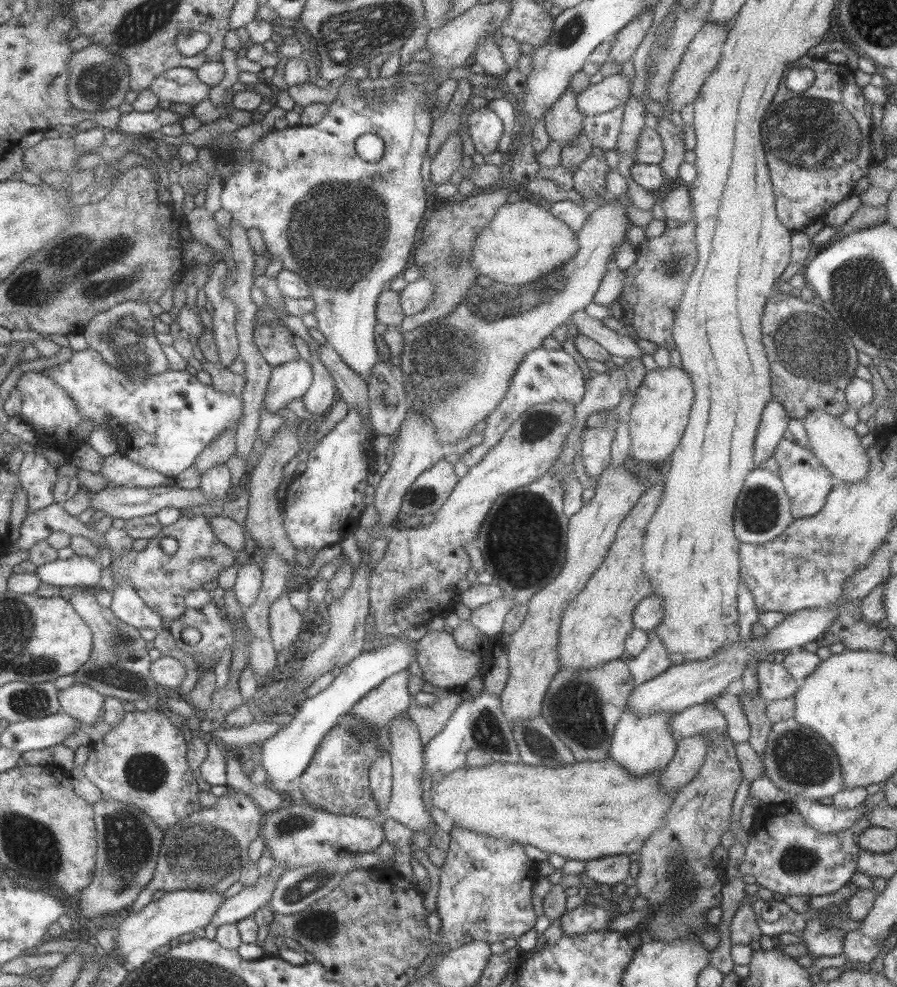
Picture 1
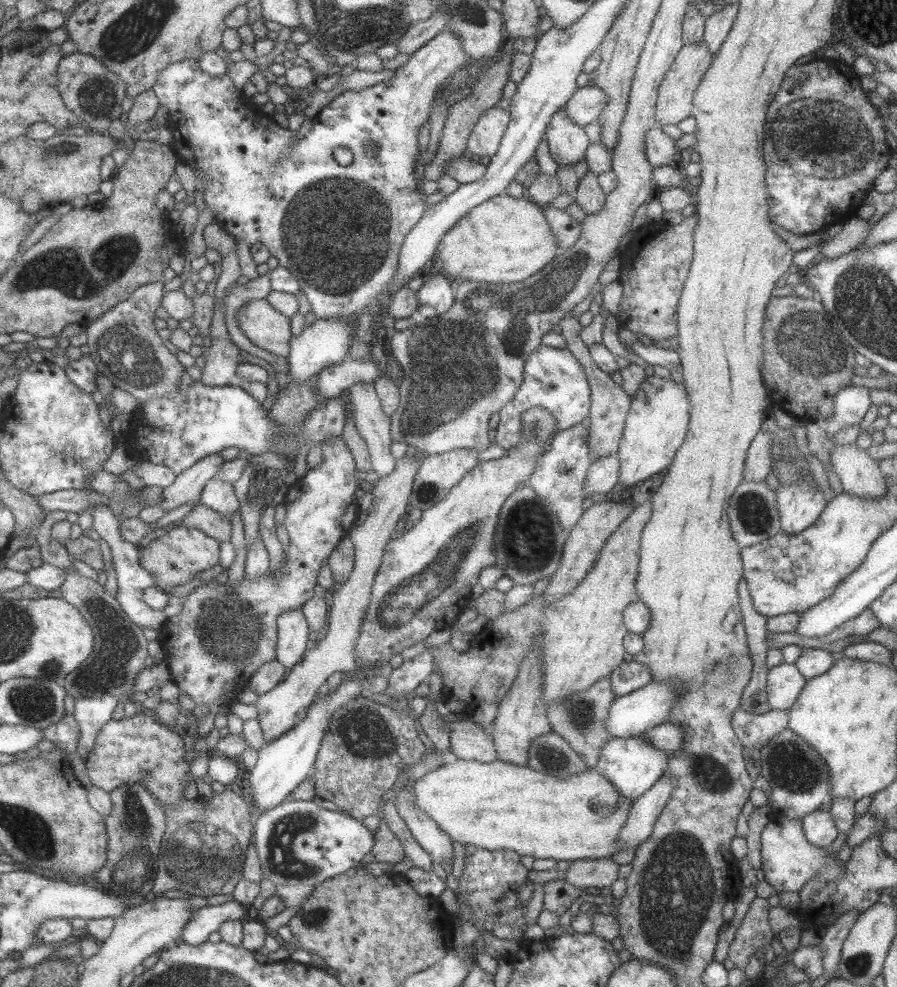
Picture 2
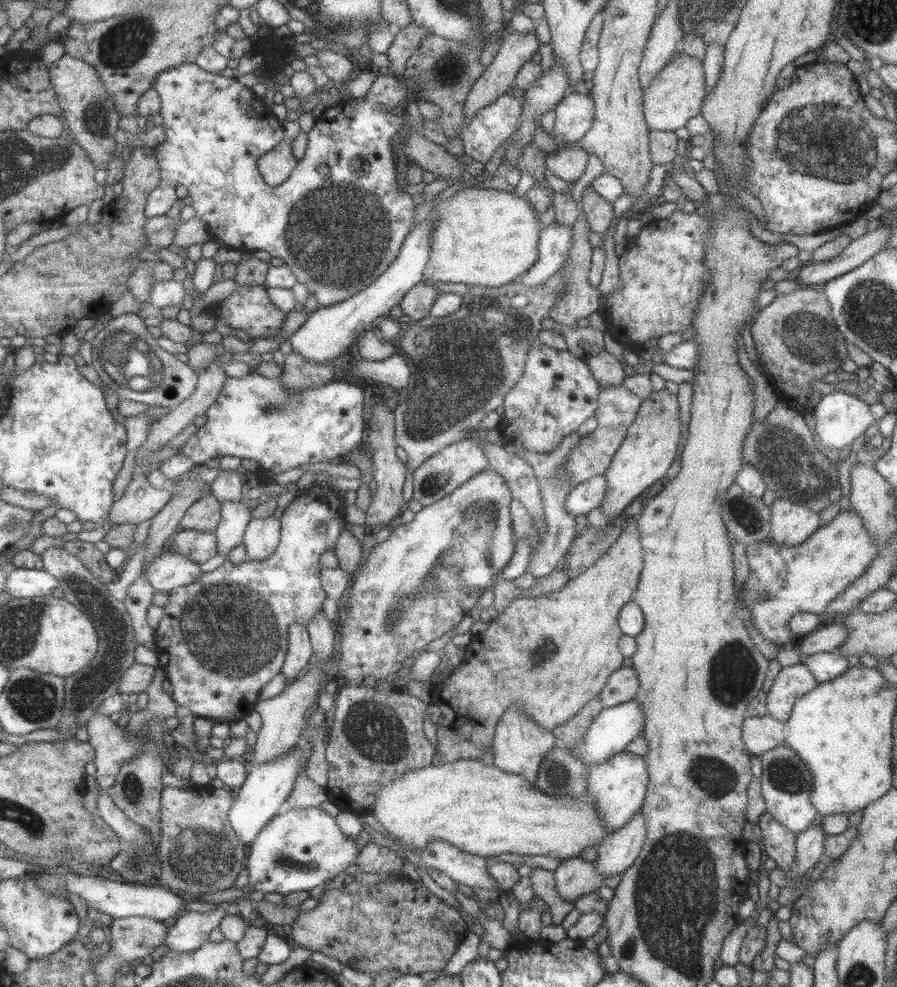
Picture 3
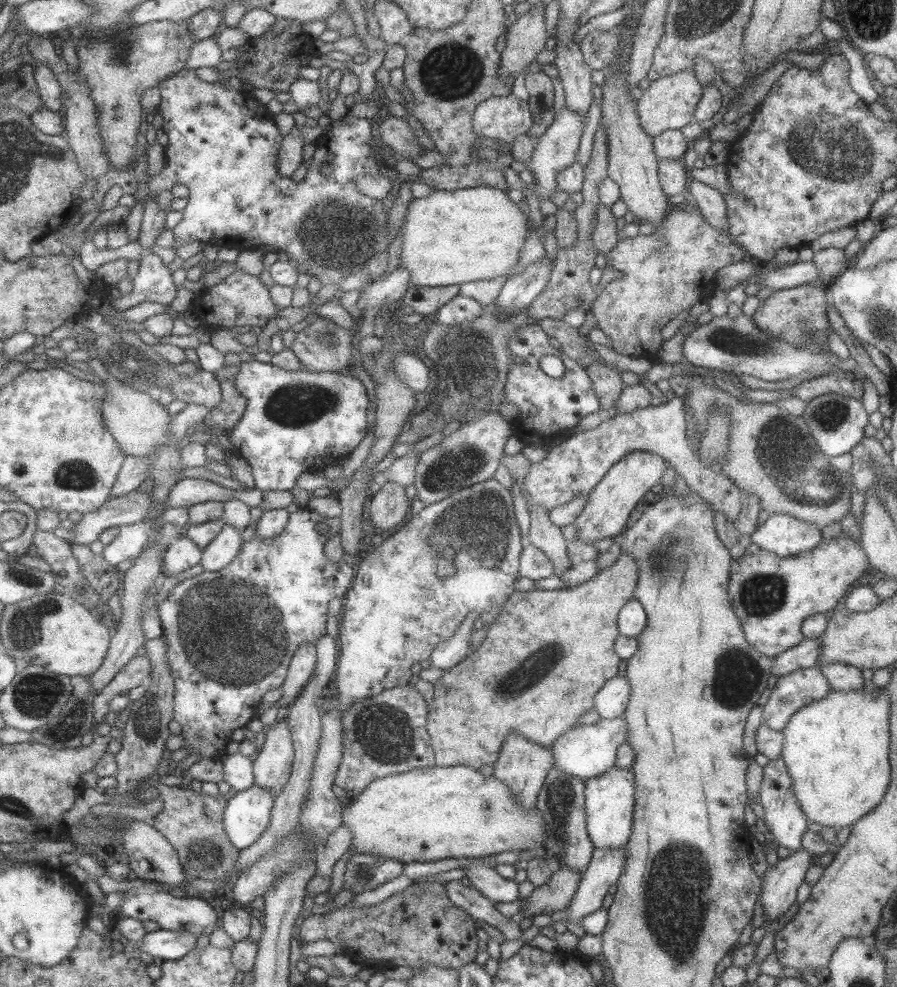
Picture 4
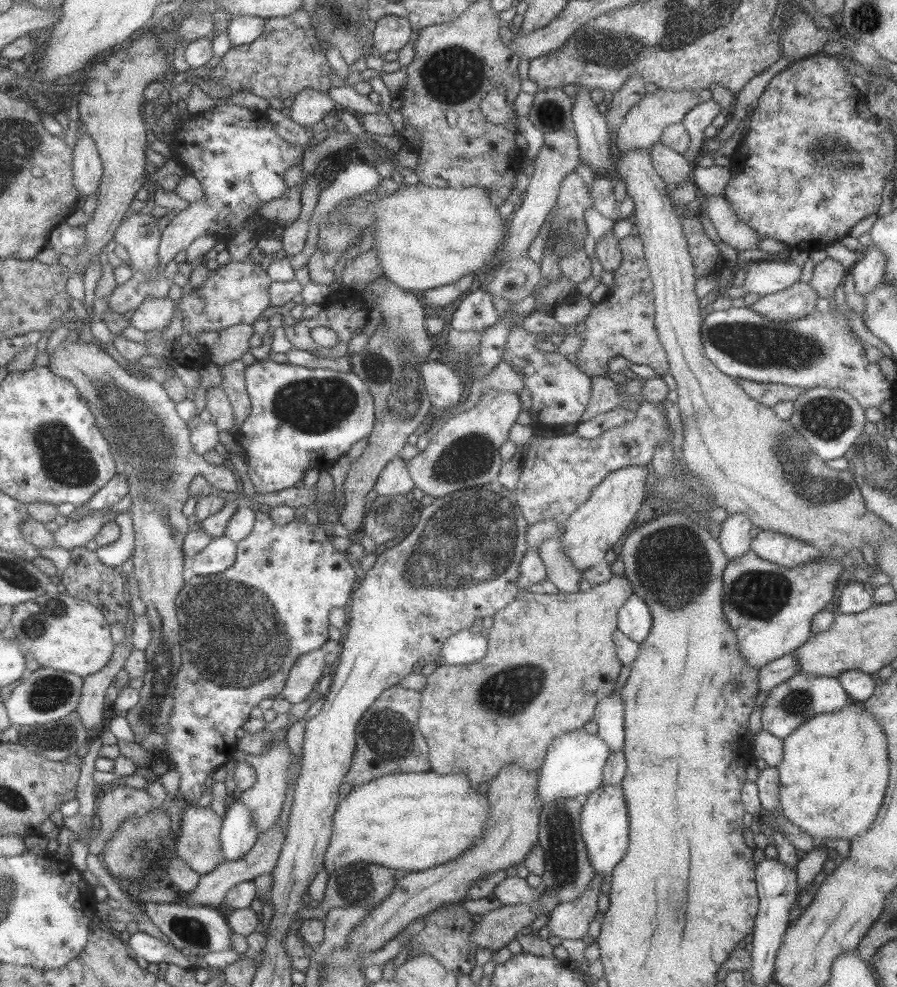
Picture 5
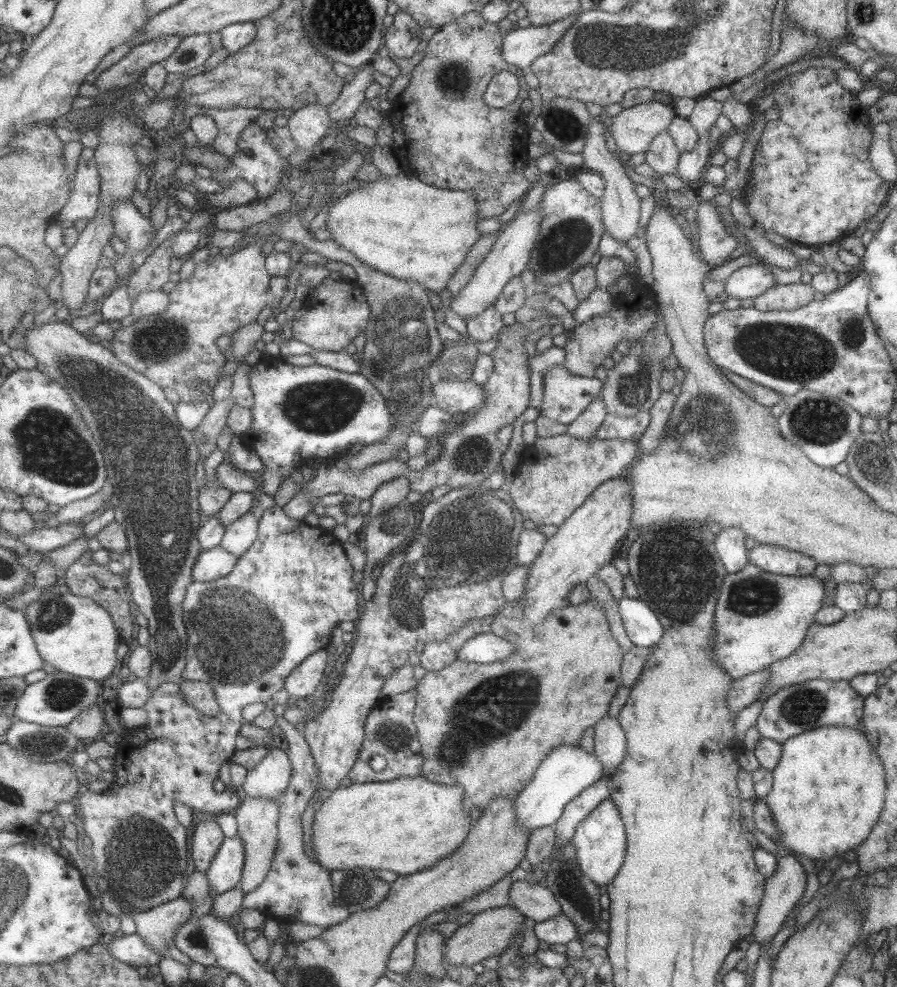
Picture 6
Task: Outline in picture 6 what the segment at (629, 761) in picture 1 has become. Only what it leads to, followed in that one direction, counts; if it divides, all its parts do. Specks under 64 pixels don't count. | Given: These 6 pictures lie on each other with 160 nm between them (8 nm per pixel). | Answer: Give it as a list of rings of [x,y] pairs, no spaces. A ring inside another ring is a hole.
[[[607,797],[577,824],[571,844],[575,847],[577,866],[585,878],[597,886],[607,885],[617,874],[626,853],[626,834],[623,822],[613,801]]]

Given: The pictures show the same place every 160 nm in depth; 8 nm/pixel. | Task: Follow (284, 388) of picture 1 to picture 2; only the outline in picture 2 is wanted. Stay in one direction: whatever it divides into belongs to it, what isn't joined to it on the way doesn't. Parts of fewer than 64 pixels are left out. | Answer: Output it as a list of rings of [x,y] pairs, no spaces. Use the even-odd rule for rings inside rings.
[[[346,319],[316,320],[309,327],[303,328],[301,334],[289,341],[288,377],[292,384],[308,382],[326,366],[340,363],[347,358],[349,344],[353,338],[353,322]]]

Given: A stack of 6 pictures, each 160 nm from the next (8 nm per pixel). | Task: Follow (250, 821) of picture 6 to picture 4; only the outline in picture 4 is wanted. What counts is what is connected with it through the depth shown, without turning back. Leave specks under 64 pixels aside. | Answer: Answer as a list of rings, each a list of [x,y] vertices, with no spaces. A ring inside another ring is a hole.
[[[277,722],[265,732],[263,748],[252,762],[255,786],[276,797],[287,782],[292,770],[294,750],[288,722]]]

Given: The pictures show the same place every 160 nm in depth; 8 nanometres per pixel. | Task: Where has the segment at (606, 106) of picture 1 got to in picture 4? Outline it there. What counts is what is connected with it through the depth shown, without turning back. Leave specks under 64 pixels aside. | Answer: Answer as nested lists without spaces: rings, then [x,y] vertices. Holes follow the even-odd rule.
[[[563,107],[555,113],[553,122],[544,130],[544,133],[538,138],[532,150],[531,160],[527,163],[527,168],[523,163],[512,159],[510,167],[516,172],[527,170],[534,171],[538,183],[533,183],[530,190],[540,199],[548,199],[550,194],[556,189],[555,175],[564,166],[569,166],[575,161],[579,136],[583,132],[584,122],[583,115],[575,112],[573,109]]]

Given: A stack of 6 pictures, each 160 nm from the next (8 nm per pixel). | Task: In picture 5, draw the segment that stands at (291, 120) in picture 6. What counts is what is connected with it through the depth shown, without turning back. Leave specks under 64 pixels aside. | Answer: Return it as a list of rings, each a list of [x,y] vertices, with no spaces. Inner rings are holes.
[[[306,88],[293,95],[289,118],[300,126],[311,128],[315,122],[323,120],[337,108],[337,104],[331,100],[327,93]]]

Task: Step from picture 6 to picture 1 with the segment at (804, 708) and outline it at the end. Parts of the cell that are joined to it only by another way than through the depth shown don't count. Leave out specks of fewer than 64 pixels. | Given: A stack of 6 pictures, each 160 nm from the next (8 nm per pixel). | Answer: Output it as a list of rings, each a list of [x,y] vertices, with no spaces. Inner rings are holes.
[[[759,661],[756,664],[756,677],[758,694],[767,702],[791,696],[799,687],[781,663]]]

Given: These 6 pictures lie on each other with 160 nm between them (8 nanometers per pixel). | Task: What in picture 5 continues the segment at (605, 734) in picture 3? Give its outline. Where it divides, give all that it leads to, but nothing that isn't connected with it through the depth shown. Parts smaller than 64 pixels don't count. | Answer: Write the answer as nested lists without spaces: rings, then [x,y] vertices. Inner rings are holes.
[[[583,727],[557,735],[547,747],[545,759],[538,769],[537,797],[539,806],[553,804],[565,797],[584,799],[601,785],[602,771],[610,756],[609,747],[597,734],[589,734]]]

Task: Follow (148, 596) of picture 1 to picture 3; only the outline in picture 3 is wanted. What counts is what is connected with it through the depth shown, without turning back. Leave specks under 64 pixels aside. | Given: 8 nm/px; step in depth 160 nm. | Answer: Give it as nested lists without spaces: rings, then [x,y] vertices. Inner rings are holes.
[[[189,529],[177,530],[167,542],[164,553],[183,555],[197,565],[203,564],[217,553],[215,533]]]

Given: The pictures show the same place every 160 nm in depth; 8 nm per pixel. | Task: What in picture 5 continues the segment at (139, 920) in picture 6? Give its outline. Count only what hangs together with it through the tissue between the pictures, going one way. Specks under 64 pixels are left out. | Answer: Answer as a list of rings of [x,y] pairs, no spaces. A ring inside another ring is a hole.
[[[275,822],[275,826],[271,826],[271,830],[265,830],[261,836],[258,836],[249,852],[241,855],[241,858],[223,861],[209,872],[201,874],[197,887],[189,894],[180,894],[176,903],[183,904],[183,906],[209,906],[216,908],[225,899],[226,893],[239,882],[253,881],[255,876],[269,874],[277,864],[283,843],[284,835],[281,832],[281,826],[279,826],[279,822]]]

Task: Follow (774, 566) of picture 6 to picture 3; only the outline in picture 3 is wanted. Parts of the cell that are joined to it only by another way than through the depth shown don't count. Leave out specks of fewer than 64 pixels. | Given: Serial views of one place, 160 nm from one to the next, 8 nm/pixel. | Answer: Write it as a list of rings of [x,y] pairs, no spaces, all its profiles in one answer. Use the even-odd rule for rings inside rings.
[[[776,498],[770,513],[771,542],[781,546],[802,544],[822,523],[814,510],[786,498]]]

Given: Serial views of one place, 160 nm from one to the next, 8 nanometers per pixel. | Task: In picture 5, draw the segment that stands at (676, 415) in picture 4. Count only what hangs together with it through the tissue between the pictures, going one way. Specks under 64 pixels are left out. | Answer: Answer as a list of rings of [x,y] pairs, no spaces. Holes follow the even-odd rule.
[[[643,402],[635,410],[635,420],[614,426],[595,438],[581,438],[571,432],[567,435],[531,440],[530,447],[527,443],[528,450],[522,457],[520,477],[512,493],[514,502],[518,506],[519,517],[525,520],[526,526],[547,519],[563,523],[578,506],[581,506],[582,502],[587,500],[590,492],[605,476],[624,466],[646,465],[652,459],[656,446],[662,442],[670,443],[671,436],[671,428],[666,416],[655,410],[655,403]]]

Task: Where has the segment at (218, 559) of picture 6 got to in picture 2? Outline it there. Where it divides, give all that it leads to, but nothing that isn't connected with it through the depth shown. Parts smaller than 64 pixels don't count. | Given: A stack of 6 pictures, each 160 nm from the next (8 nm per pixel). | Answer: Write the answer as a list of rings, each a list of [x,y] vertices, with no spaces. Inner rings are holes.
[[[217,476],[209,479],[208,482],[203,485],[198,499],[199,503],[222,514],[229,522],[231,516],[238,510],[239,506],[231,483],[220,480]]]

